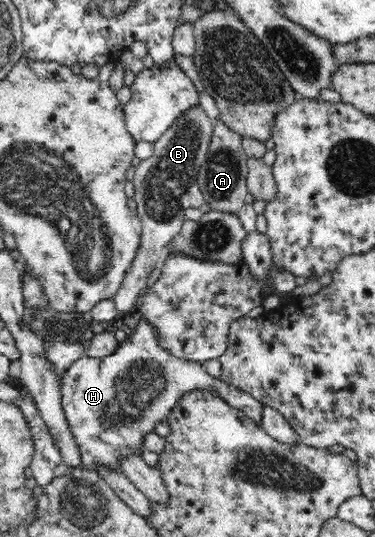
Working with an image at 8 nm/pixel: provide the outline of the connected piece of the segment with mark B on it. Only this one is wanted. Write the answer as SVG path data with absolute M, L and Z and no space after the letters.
M202 106L190 108L153 143L153 154L136 166L133 177L136 191L133 198L141 223L141 244L123 284L112 299L120 317L132 318L136 314L138 297L143 295L150 273L158 261L162 265L162 259L169 251L169 243L181 232L187 220L184 211L189 207L199 208L205 203L197 179L206 159L213 125L214 122L204 114Z

